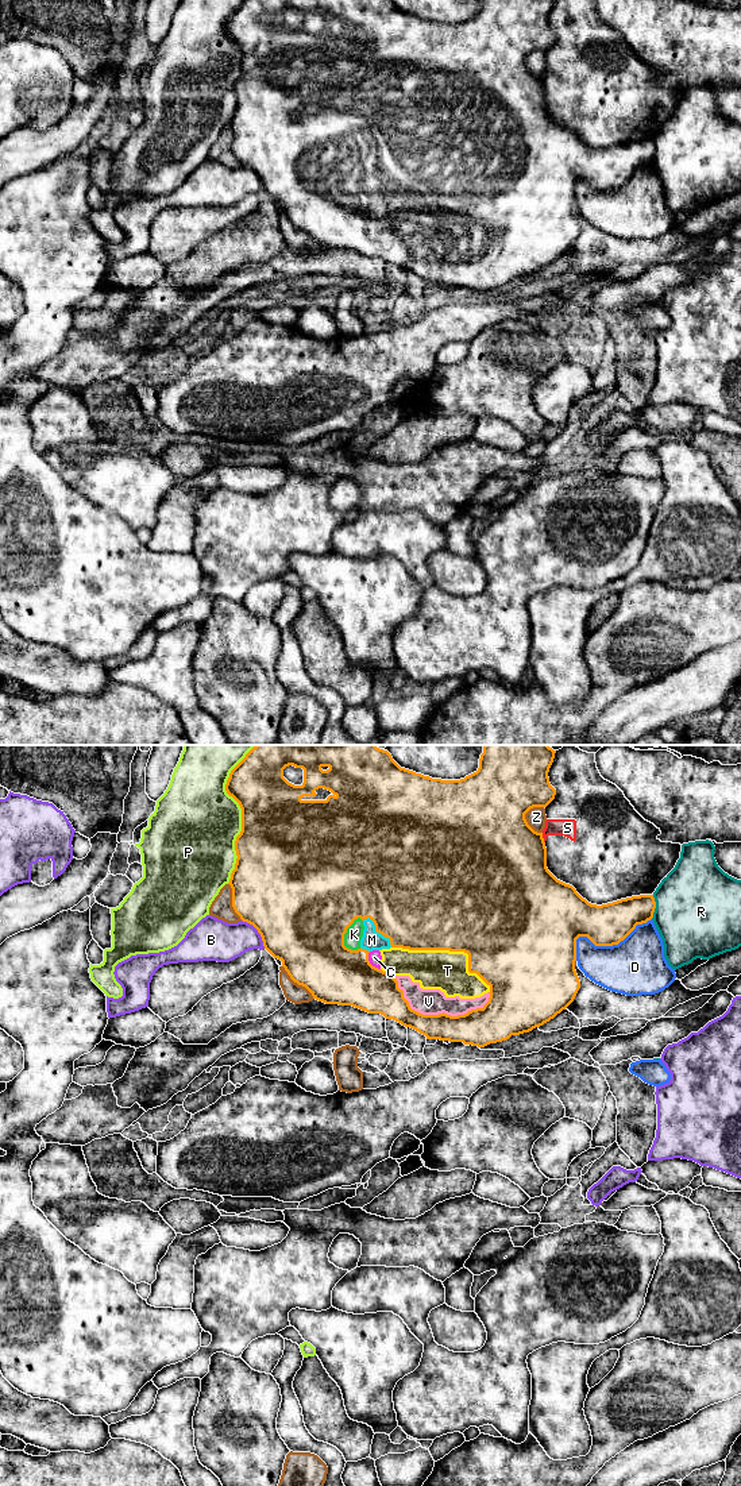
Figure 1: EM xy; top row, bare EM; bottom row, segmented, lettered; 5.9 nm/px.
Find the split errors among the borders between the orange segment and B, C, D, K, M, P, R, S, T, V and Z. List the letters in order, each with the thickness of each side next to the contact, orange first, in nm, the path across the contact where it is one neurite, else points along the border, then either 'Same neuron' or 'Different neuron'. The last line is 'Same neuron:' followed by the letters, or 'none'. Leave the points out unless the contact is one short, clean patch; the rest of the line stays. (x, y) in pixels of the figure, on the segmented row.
B: Thickness 500 nm (orange) against 240 nm. Different neuron
C: Thickness 360 nm (orange) against 80 nm. Same neuron
D: Thickness 260 nm (orange) against 340 nm. Different neuron
K: Thickness 500 nm (orange) against 100 nm. Same neuron
M: Thickness 480 nm (orange) against 120 nm. Same neuron
P: Thickness 460 nm (orange) against 460 nm. Different neuron
R: Thickness 220 nm (orange) against 500 nm. Different neuron
S: Thickness 480 nm (orange) against 110 nm. Different neuron
T: Thickness 500 nm (orange) against 240 nm. Same neuron
V: Thickness 200 nm (orange) against 160 nm. Same neuron
Z: Thickness 500 nm (orange) against 120 nm. Different neuron
Same neuron: C, K, M, T, V

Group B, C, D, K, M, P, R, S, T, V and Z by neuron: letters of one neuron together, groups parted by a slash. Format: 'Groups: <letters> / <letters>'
Groups: B / C K M T V / D / P / R / S / Z

